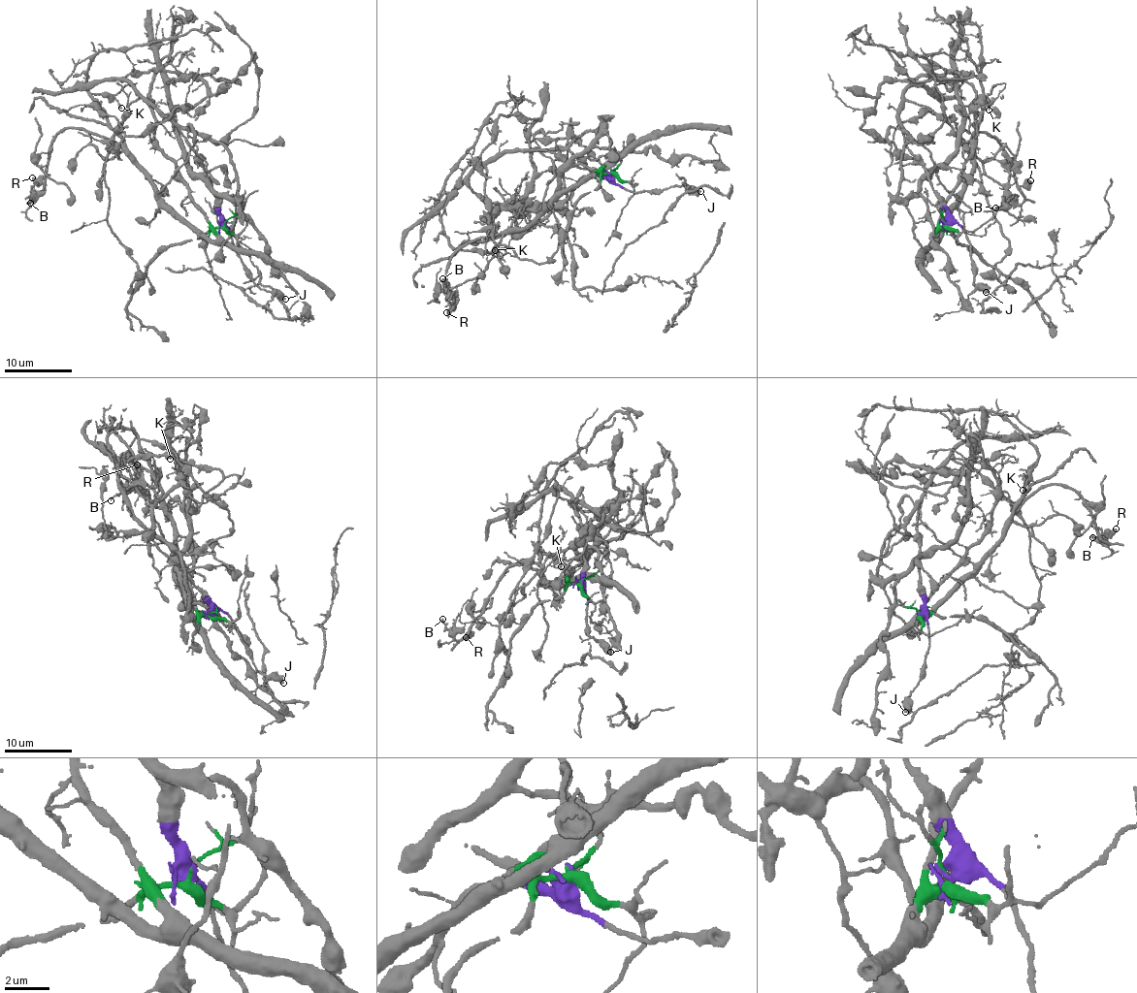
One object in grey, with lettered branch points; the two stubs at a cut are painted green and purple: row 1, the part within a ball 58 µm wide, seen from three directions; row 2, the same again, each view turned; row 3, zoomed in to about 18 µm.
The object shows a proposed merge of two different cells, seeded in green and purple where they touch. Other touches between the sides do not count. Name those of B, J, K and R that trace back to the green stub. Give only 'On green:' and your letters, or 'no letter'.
On green: B, K, R

